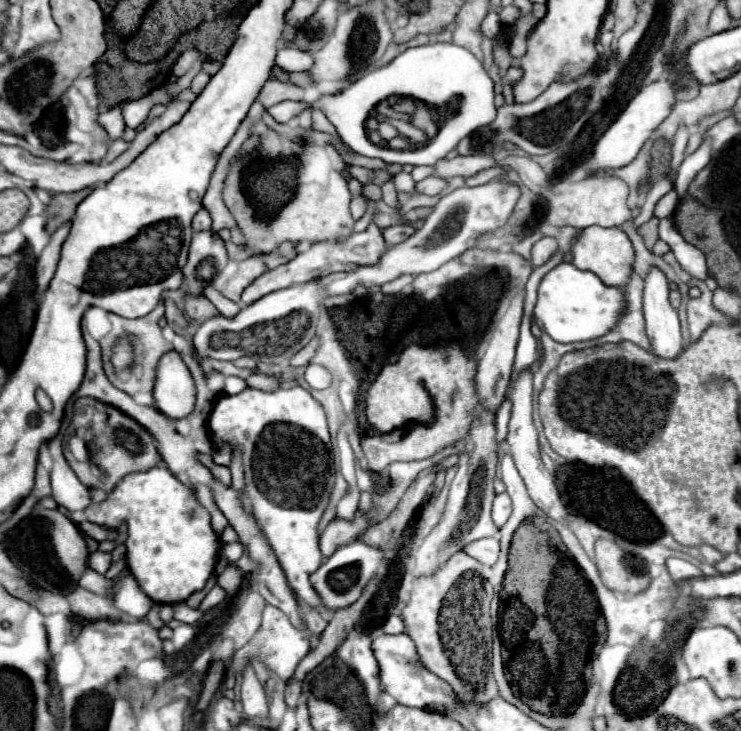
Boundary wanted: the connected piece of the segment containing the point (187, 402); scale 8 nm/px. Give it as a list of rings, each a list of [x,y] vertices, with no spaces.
[[[165,352],[155,370],[155,408],[169,418],[185,418],[195,406],[193,378],[179,352]]]

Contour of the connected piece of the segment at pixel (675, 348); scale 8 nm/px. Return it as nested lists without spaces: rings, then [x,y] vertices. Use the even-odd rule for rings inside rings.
[[[651,266],[645,276],[643,310],[653,352],[661,358],[677,358],[683,350],[681,326],[677,310],[669,302],[669,282],[657,266]]]

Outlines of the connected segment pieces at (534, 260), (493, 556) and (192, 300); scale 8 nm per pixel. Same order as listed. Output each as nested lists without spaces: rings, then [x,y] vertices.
[[[541,238],[531,252],[531,264],[533,266],[543,266],[553,254],[557,252],[557,240],[555,238]]]
[[[495,538],[475,540],[469,546],[465,546],[463,552],[467,552],[469,556],[473,556],[475,560],[479,560],[481,564],[493,566],[497,562],[497,558],[499,558],[499,540],[495,540]]]
[[[185,294],[185,312],[193,320],[207,320],[217,314],[217,308],[205,296]]]

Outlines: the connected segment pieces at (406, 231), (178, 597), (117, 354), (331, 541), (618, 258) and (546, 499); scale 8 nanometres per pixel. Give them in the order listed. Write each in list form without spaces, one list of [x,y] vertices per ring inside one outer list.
[[[399,224],[399,226],[391,226],[391,228],[383,230],[383,236],[385,236],[385,240],[387,240],[389,246],[395,246],[395,244],[405,242],[415,232],[417,232],[415,226],[411,226],[411,224]]]
[[[165,466],[125,476],[99,504],[99,510],[95,512],[89,506],[85,516],[89,522],[107,528],[115,528],[123,520],[127,522],[127,566],[143,592],[157,604],[185,602],[193,592],[203,590],[215,570],[221,542],[211,528],[209,512],[199,504],[193,490],[181,486]]]
[[[129,340],[117,342],[113,350],[113,366],[117,370],[125,370],[127,366],[131,366],[131,362],[133,362],[133,346],[129,344]]]
[[[357,512],[353,522],[335,518],[335,520],[321,532],[321,538],[319,538],[321,552],[323,552],[325,556],[331,556],[341,544],[349,544],[349,542],[351,542],[361,530],[365,530],[365,528],[367,528],[367,516],[365,516],[363,512]]]
[[[589,226],[585,230],[579,230],[571,246],[571,254],[573,254],[573,266],[577,266],[579,270],[589,270],[597,274],[607,286],[625,286],[629,280],[631,266],[633,266],[633,246],[627,234],[617,226],[611,226],[611,228]]]
[[[525,368],[521,370],[513,384],[511,384],[511,420],[509,420],[509,434],[507,434],[507,444],[509,444],[509,452],[515,460],[515,466],[521,474],[521,478],[525,480],[525,486],[529,490],[529,496],[533,498],[533,502],[545,512],[549,514],[551,518],[555,520],[563,520],[567,516],[567,510],[559,498],[559,492],[557,492],[557,486],[555,486],[555,478],[547,472],[547,468],[543,466],[543,460],[541,460],[541,452],[539,452],[539,444],[537,444],[537,430],[533,426],[533,420],[531,420],[531,394],[533,394],[533,386],[531,386],[531,370]]]

